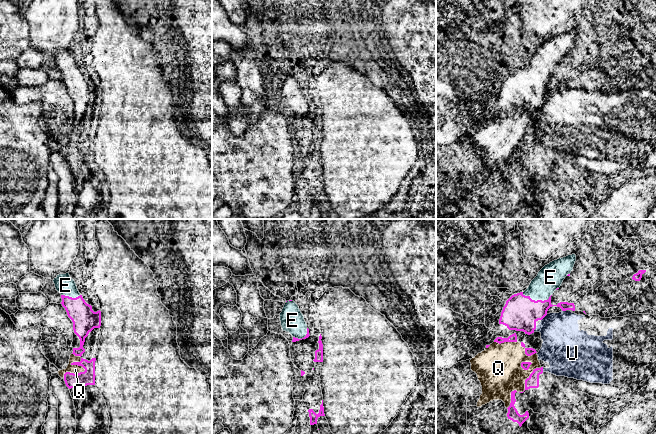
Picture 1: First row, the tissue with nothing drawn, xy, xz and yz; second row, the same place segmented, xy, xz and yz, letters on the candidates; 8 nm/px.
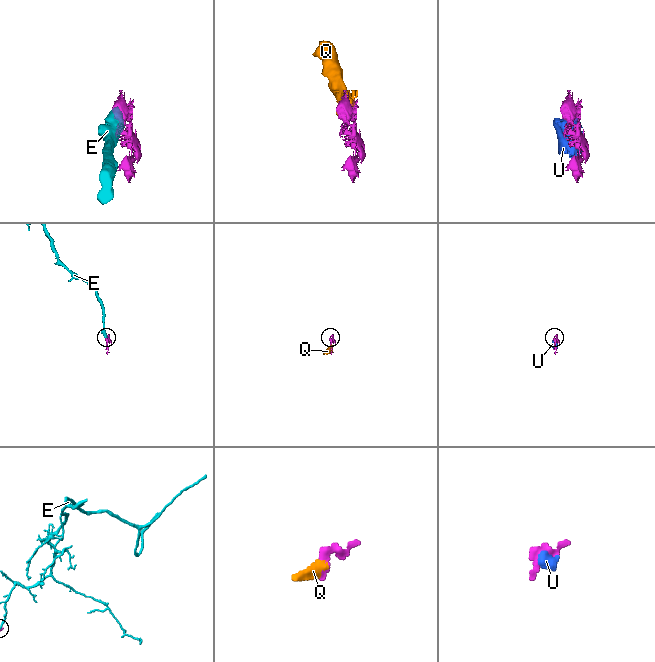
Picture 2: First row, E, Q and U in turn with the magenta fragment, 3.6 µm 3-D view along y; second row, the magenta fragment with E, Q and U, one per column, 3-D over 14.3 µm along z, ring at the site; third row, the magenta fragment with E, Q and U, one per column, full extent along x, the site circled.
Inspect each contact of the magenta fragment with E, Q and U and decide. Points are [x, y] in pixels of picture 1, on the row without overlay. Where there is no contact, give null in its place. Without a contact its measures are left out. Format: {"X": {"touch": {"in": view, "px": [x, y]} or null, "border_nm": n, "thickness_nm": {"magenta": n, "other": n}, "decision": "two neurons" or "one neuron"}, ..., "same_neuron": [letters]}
{"E": {"touch": {"in": "yz", "px": [537, 76]}, "border_nm": 240, "thickness_nm": {"magenta": 280, "other": 200}, "decision": "one neuron"}, "Q": {"touch": {"in": "xy", "px": [84, 144]}, "border_nm": 240, "thickness_nm": {"magenta": 120, "other": 70}, "decision": "one neuron"}, "U": {"touch": {"in": "yz", "px": [544, 92]}, "border_nm": 80, "thickness_nm": {"magenta": 280, "other": 320}, "decision": "two neurons"}, "same_neuron": ["E", "Q"]}

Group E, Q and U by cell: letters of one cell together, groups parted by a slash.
E Q / U

